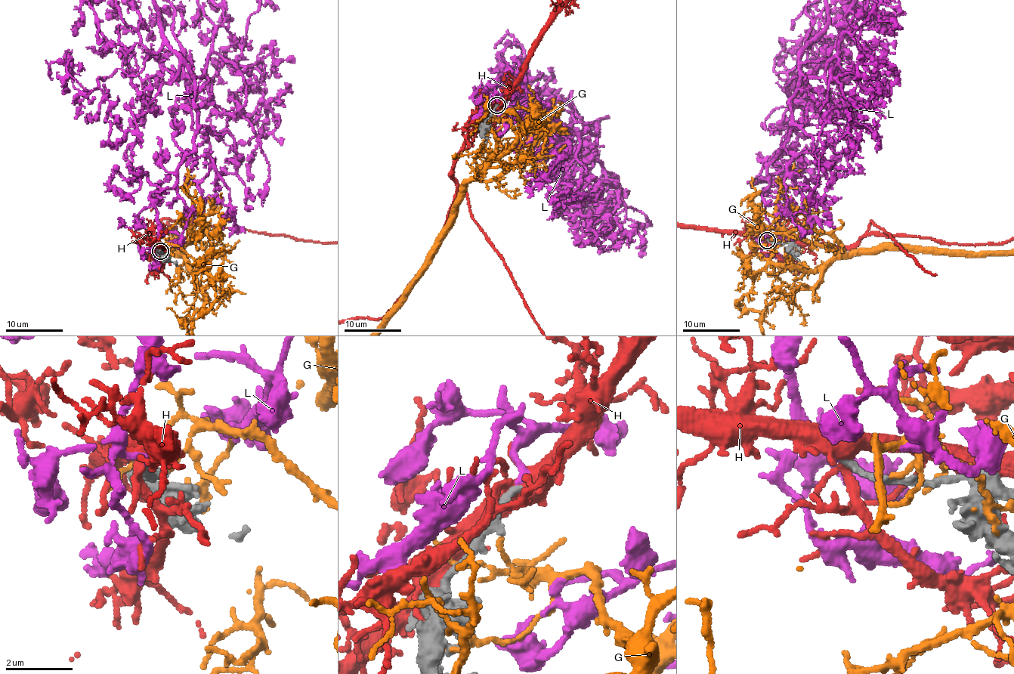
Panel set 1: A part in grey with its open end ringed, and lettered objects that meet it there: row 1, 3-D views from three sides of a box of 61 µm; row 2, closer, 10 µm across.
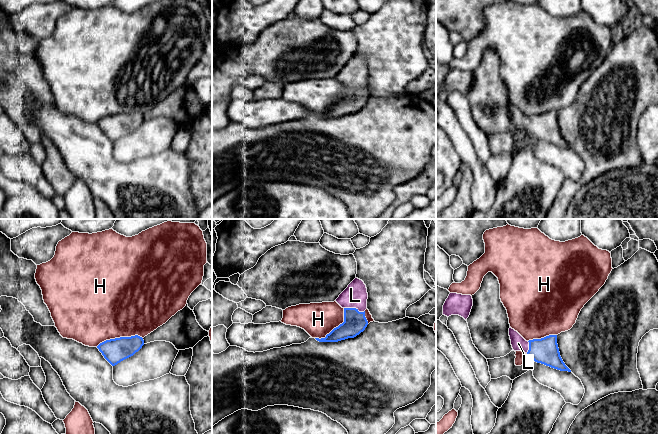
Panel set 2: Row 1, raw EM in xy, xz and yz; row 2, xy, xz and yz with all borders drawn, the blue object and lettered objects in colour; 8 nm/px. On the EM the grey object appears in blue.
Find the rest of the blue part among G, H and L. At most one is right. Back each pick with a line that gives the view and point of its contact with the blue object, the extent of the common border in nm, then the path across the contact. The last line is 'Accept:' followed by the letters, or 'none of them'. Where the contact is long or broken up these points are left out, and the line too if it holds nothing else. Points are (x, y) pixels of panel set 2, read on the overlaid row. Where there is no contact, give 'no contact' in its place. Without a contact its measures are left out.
L: meets blue in xz at (354, 308); contact 170 nm long; runs through xz (355, 322), (354, 308), (355, 295)
Accept: L

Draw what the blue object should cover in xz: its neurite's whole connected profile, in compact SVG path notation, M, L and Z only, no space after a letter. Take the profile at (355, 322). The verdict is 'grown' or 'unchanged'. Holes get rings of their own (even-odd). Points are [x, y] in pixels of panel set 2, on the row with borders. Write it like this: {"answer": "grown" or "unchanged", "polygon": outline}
{"answer": "grown", "polygon": "M355 278L339 295L336 302L344 309L344 322L334 328L325 338L315 338L319 342L338 342L354 338L365 330L368 293L364 282Z"}

